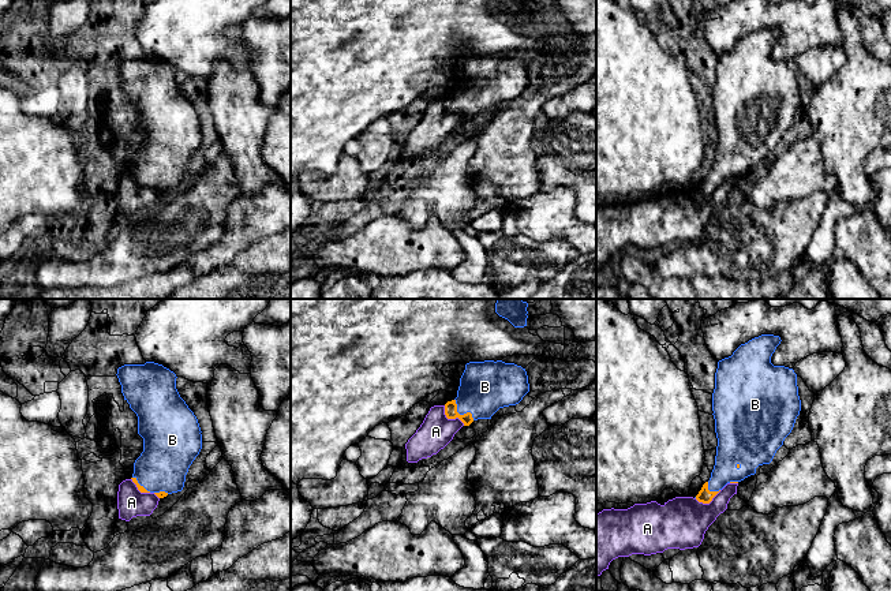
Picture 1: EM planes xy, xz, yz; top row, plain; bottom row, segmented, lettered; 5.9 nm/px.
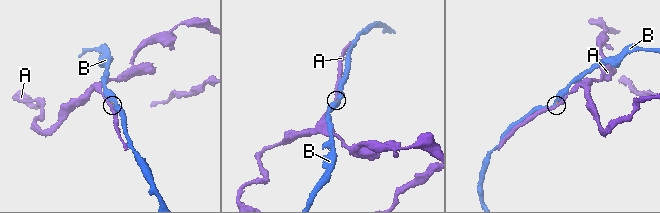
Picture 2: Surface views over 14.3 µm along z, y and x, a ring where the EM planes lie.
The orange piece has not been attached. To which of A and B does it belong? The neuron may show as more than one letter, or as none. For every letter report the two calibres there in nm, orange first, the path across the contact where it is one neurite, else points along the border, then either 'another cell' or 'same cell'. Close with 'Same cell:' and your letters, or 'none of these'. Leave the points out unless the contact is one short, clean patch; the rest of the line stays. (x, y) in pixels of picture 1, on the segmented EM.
A: calibres 80 and 200 nm; border xz (444, 406), (444, 414), (448, 418), (457, 418), (464, 425); another cell
B: calibres 80 and 300 nm; same cell
Same cell: B

